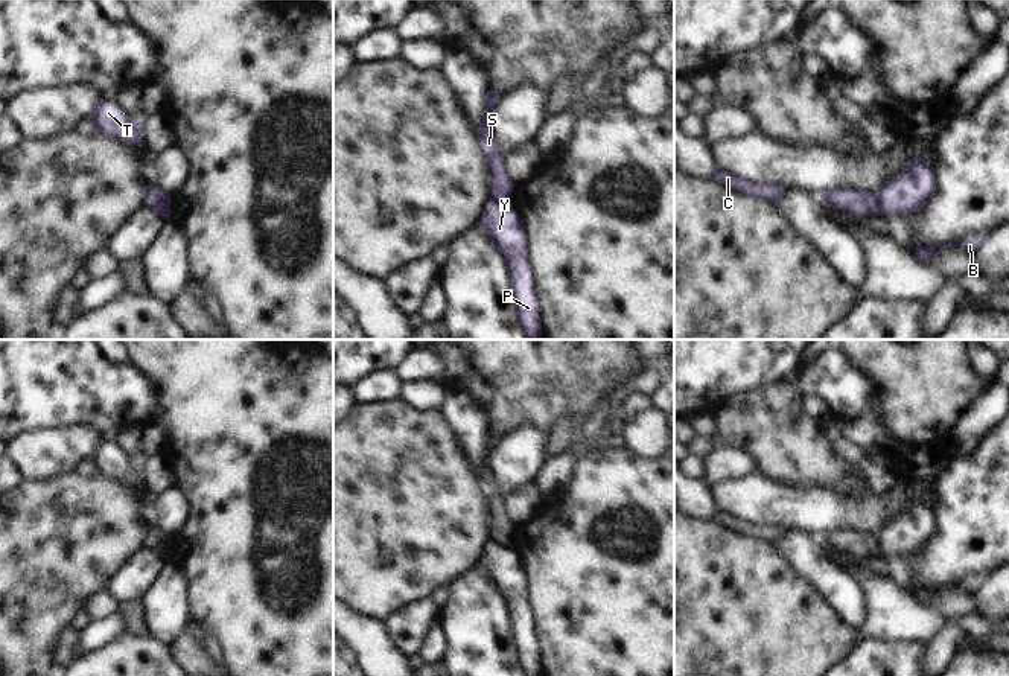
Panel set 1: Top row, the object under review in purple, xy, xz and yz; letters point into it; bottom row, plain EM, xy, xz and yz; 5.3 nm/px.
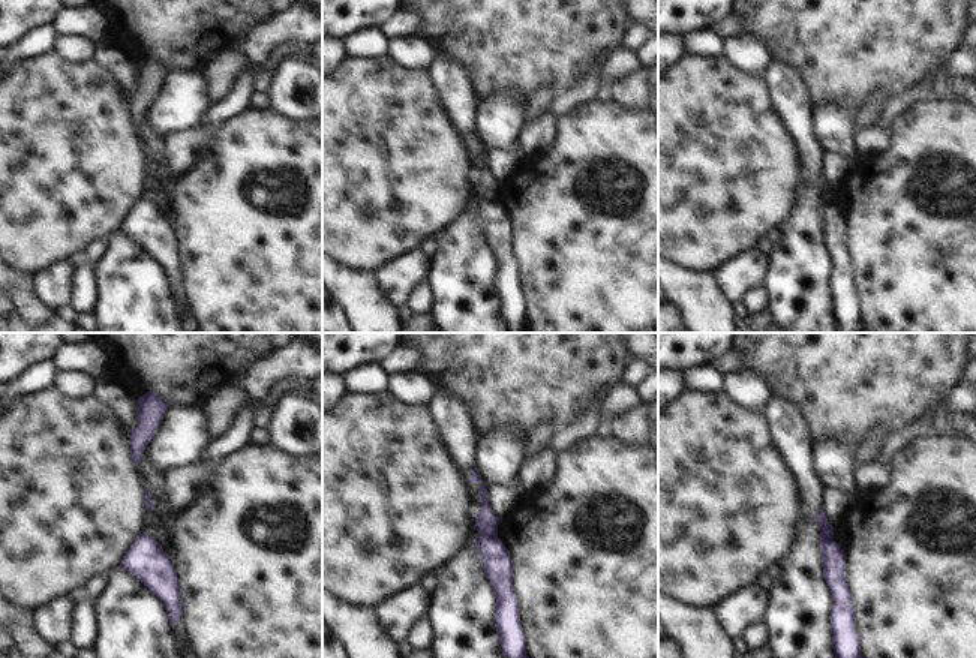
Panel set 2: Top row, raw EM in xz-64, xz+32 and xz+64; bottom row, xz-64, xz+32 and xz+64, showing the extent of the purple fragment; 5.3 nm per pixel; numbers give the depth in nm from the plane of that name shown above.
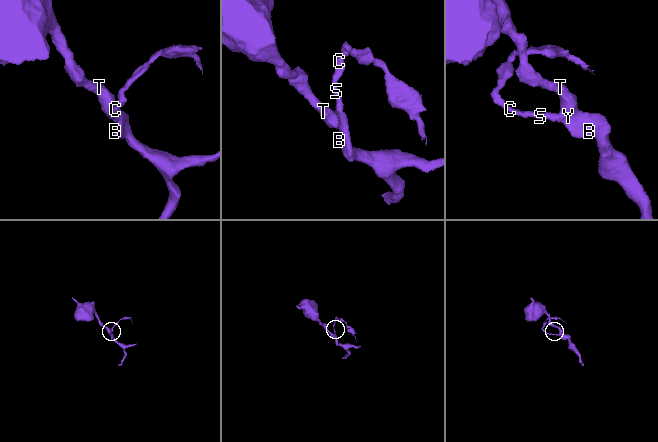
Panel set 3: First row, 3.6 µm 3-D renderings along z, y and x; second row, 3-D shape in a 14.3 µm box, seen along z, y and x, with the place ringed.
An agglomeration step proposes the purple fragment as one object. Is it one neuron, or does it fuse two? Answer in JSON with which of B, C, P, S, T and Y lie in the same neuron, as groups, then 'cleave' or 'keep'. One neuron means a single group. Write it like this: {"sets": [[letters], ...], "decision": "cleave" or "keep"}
{"sets": [["B", "P", "T", "Y"], ["C", "S"]], "decision": "cleave"}

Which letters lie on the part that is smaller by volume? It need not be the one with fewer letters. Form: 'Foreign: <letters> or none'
Foreign: C, S

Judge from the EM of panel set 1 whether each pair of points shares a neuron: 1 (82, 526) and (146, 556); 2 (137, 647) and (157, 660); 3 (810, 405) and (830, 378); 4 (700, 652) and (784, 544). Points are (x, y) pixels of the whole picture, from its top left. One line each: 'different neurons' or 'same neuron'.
1: different neurons
2: same neuron
3: different neurons
4: different neurons

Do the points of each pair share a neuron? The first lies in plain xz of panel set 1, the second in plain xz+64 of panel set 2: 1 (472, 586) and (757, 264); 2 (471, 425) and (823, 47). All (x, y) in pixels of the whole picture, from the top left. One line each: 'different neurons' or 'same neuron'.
1: different neurons
2: different neurons

